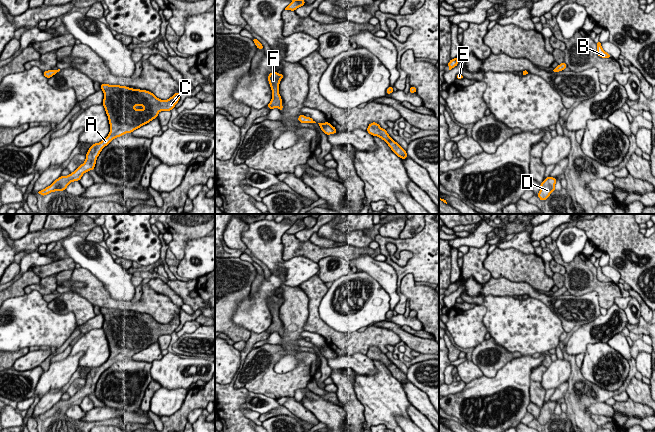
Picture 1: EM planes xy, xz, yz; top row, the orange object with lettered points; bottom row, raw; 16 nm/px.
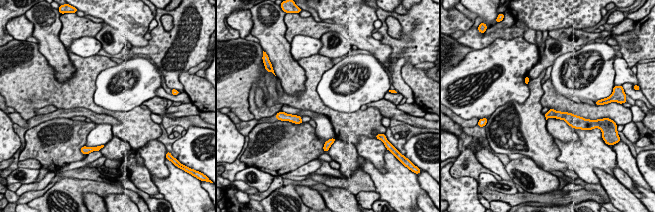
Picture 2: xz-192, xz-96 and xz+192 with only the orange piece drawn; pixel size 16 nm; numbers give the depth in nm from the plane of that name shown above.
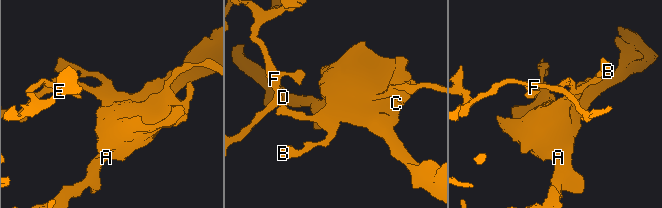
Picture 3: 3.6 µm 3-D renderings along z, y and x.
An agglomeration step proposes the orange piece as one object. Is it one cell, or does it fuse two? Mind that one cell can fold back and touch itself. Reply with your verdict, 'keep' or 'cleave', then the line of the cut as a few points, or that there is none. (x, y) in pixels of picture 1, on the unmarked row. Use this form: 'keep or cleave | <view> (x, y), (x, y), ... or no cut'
keep | no cut

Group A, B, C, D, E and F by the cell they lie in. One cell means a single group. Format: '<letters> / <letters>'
A B C D E F

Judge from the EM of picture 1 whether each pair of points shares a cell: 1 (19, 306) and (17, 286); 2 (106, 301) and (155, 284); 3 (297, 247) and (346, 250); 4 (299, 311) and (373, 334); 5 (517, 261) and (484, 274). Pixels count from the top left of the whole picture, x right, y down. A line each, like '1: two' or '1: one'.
1: two
2: two
3: one
4: two
5: two

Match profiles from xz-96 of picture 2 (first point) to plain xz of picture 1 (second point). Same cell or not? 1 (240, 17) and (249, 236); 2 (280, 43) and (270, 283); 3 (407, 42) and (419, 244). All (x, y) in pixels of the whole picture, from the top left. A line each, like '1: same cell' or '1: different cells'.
1: different cells
2: different cells
3: same cell

